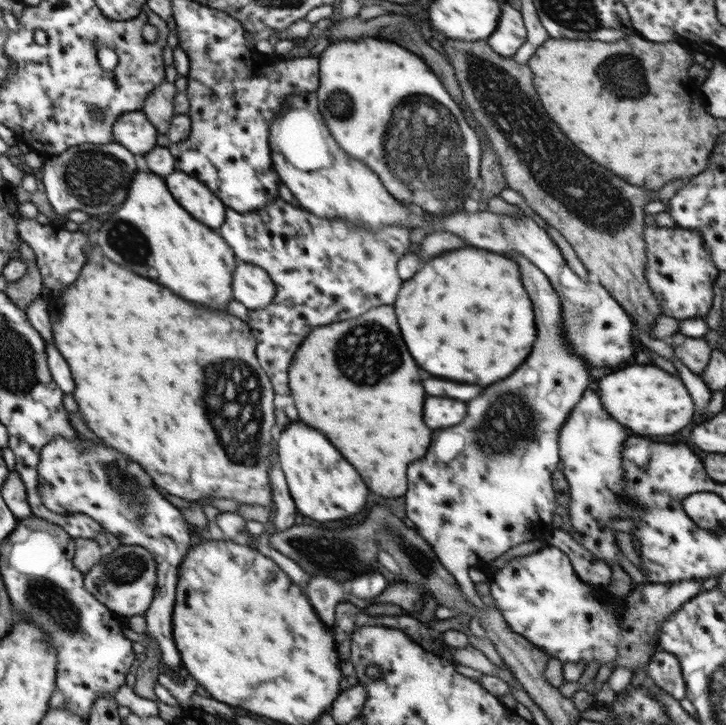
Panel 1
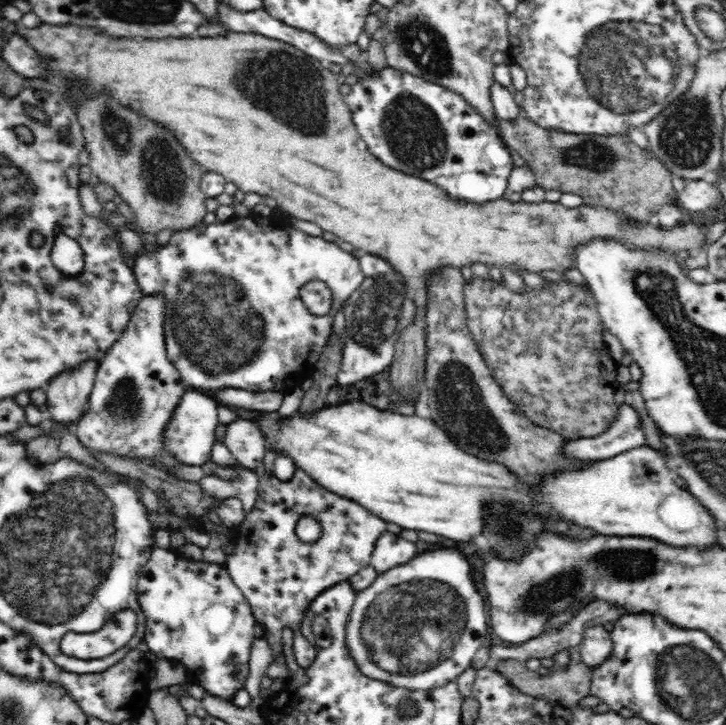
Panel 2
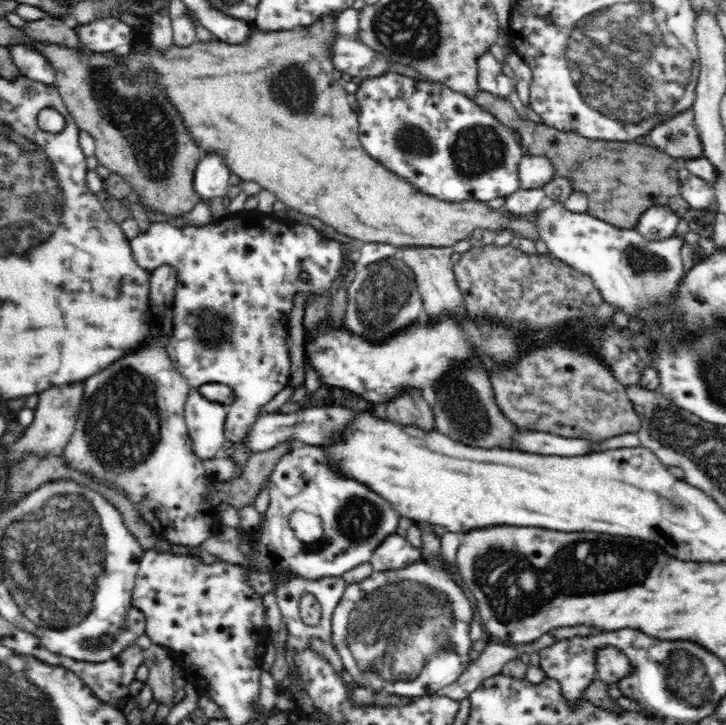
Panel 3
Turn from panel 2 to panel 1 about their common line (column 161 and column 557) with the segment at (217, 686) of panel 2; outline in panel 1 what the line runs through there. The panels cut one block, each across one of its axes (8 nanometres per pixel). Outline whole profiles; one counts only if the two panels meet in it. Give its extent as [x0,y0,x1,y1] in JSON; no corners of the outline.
[490,544,703,673]

